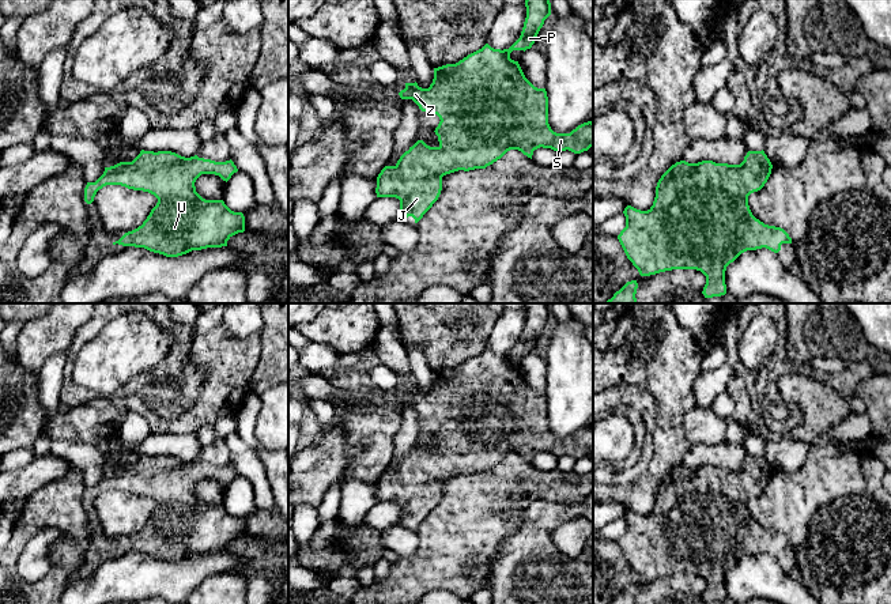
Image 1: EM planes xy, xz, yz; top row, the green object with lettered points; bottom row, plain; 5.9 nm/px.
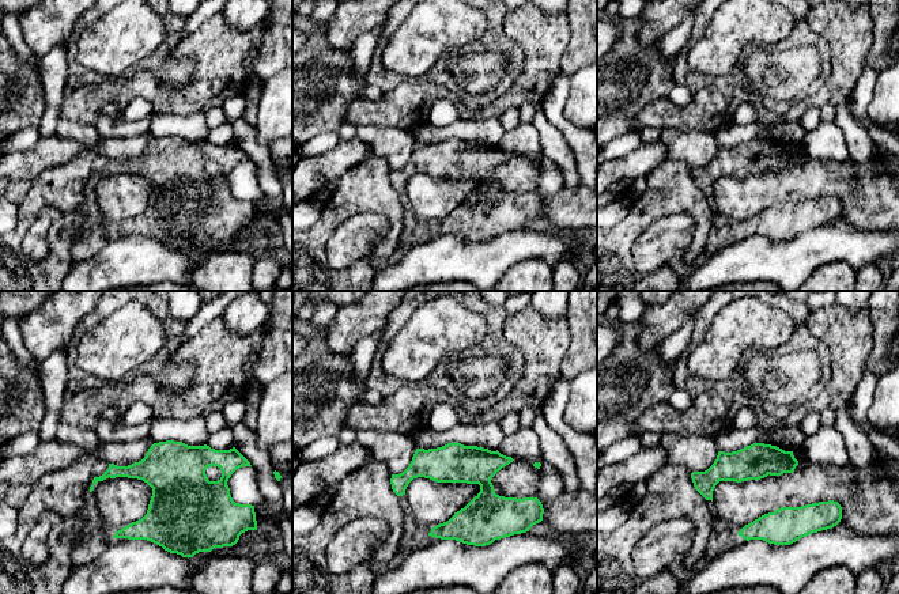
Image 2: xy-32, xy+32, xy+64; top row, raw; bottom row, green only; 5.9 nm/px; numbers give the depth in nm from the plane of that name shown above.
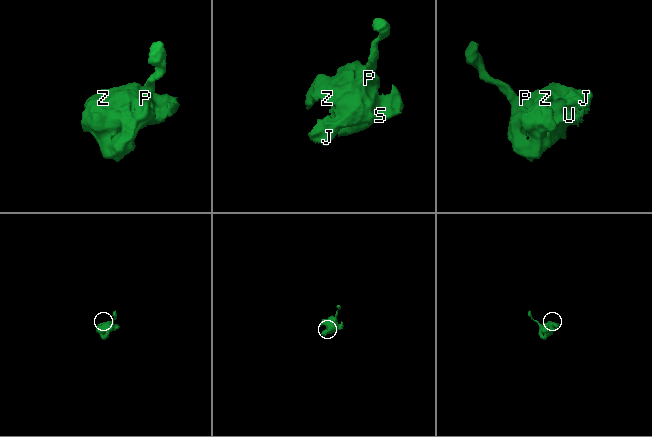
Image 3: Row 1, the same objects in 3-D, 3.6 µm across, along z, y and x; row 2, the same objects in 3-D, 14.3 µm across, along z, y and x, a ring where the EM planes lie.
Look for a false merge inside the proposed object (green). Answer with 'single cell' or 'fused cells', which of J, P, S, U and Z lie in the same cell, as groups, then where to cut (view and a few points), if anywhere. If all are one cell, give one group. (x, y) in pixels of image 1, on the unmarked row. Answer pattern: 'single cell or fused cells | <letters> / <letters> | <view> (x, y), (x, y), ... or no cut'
single cell | J P S U Z | no cut

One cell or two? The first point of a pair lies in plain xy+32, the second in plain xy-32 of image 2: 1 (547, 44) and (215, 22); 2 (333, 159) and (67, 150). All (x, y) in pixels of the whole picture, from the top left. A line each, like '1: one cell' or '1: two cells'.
1: one cell
2: one cell

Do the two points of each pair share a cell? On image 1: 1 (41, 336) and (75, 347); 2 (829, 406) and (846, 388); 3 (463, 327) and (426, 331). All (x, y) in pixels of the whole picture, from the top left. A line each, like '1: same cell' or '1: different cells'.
1: different cells
2: different cells
3: different cells

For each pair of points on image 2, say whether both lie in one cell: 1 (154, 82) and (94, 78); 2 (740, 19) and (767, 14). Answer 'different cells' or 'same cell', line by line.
1: different cells
2: same cell

